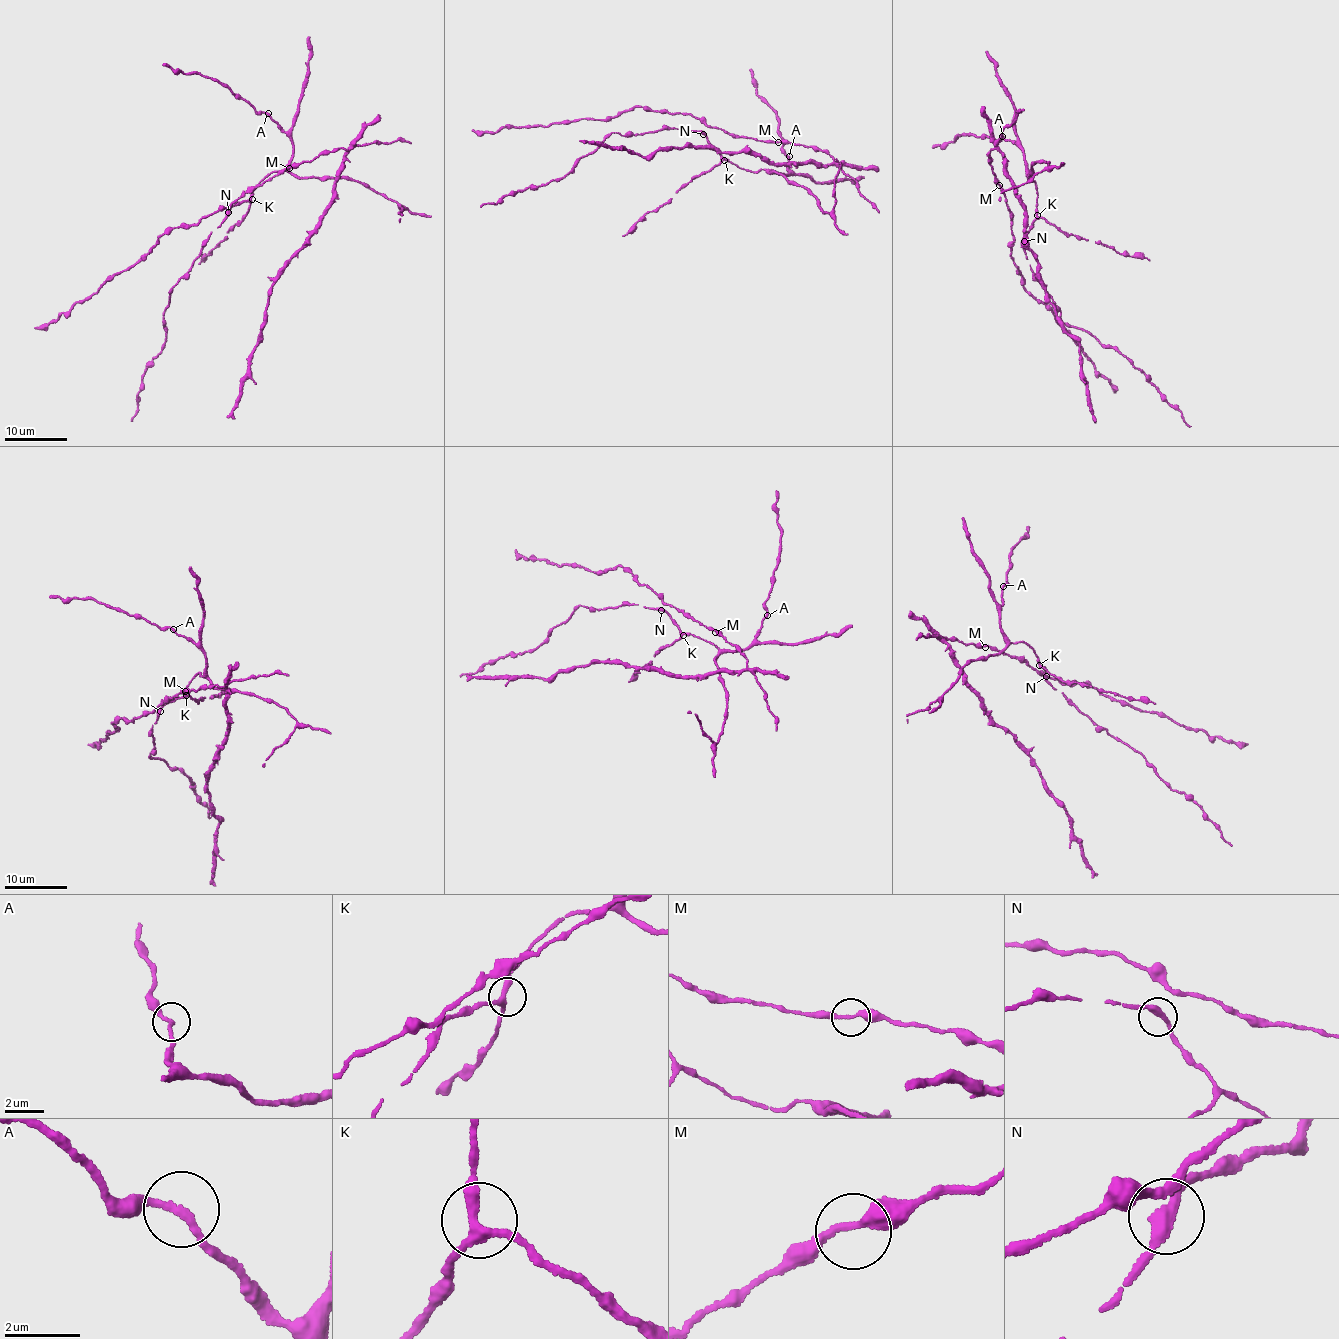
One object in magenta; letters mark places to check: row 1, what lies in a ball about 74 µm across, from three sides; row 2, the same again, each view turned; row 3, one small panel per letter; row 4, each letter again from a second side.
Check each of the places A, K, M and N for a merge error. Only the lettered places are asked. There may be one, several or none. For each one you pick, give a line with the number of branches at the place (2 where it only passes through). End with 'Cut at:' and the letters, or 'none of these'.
Cut at: none of these

